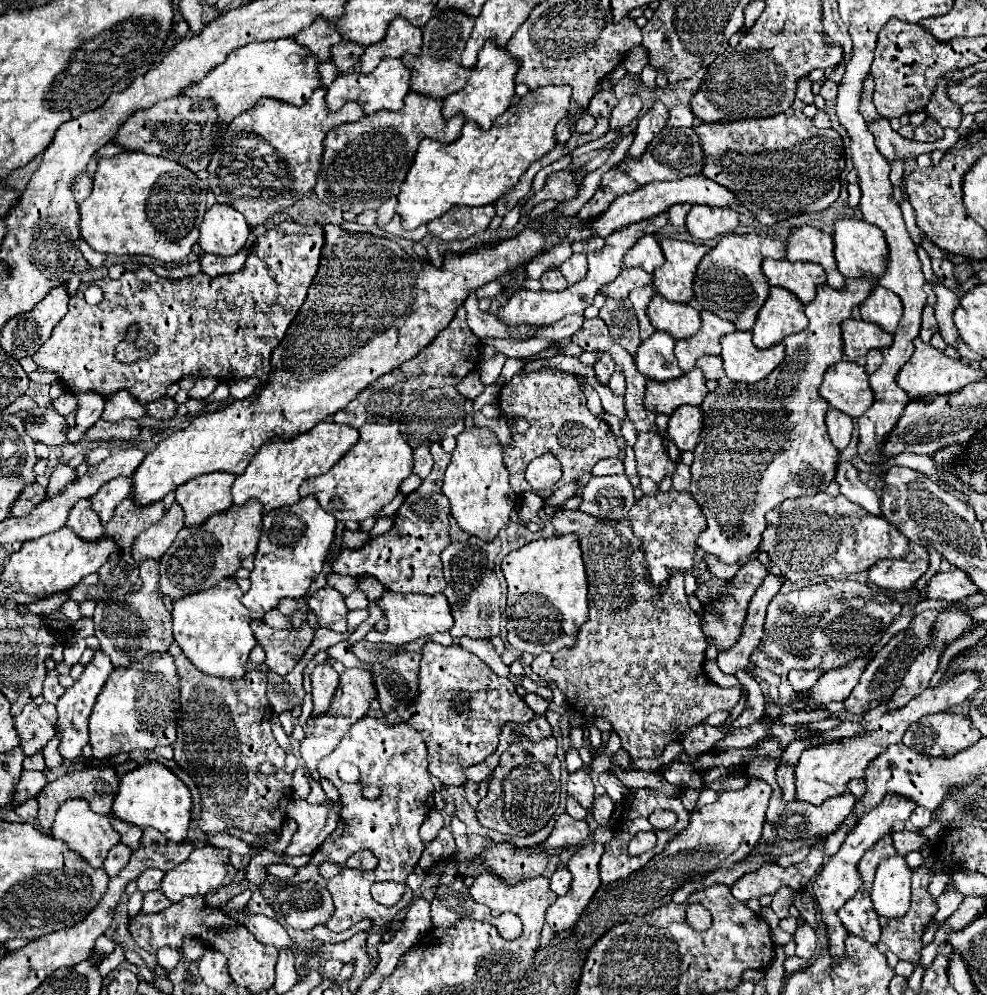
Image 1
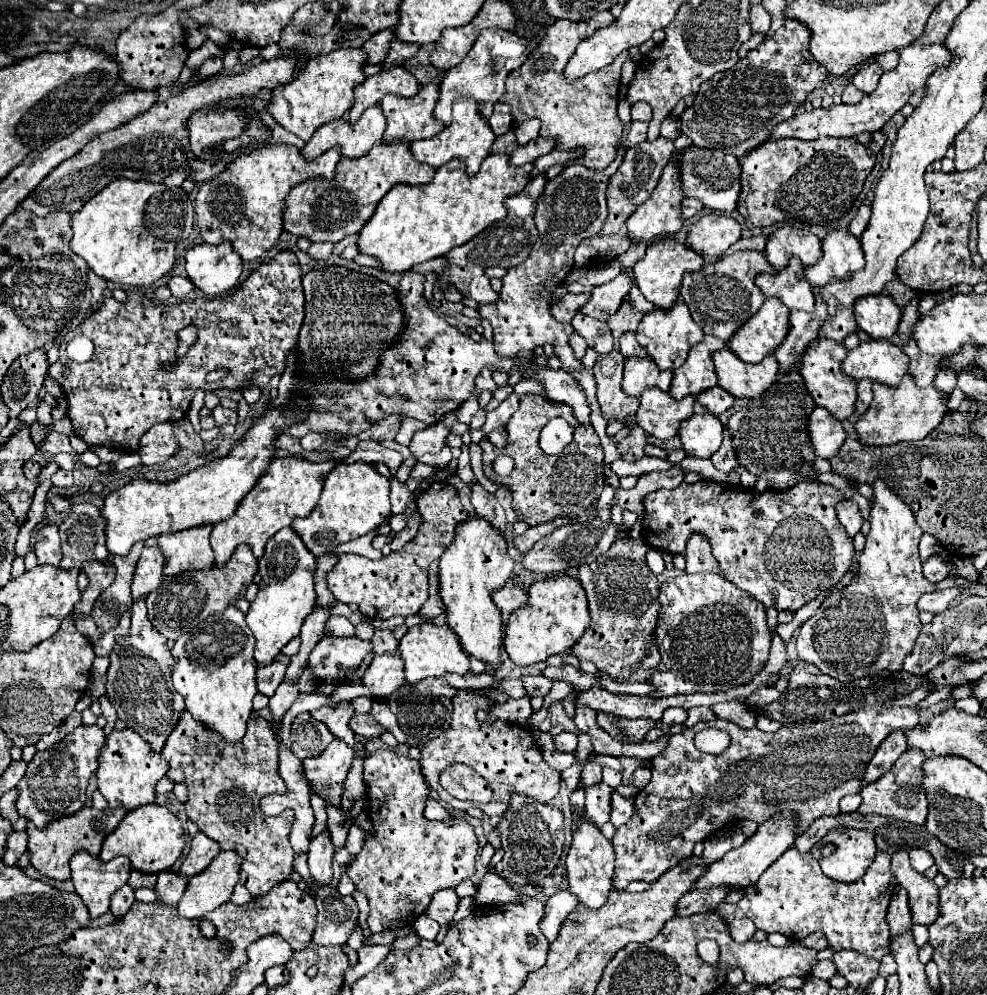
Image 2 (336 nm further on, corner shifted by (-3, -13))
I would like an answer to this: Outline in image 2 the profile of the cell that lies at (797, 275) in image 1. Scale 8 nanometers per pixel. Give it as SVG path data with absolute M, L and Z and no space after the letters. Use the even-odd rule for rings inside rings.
M794 256L788 266L774 272L762 272L756 276L756 286L764 292L764 296L778 298L790 310L814 310L814 292L812 286L804 278L804 266Z

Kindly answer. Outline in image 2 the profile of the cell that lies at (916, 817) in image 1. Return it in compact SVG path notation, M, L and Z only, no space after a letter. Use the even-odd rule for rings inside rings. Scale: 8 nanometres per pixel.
M914 848L912 852L910 852L910 864L912 864L912 868L916 870L916 872L924 872L924 870L928 870L932 864L934 864L934 858L930 856L930 852L926 852L926 850L922 850L922 848Z

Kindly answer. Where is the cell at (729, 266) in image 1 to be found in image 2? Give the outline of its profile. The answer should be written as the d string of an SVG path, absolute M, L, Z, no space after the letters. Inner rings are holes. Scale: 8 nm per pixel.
M752 250L734 252L732 256L722 256L718 262L708 264L698 272L686 272L680 286L680 296L688 304L692 318L704 324L704 334L718 336L726 342L762 306L764 296L760 288L754 284L754 278L760 272L770 272L770 270L772 266L768 264L762 252L752 252Z

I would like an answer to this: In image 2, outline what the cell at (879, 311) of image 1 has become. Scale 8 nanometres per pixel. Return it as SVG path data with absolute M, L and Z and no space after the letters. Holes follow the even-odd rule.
M886 292L858 298L854 302L854 314L860 330L864 330L872 338L886 340L898 332L902 316L898 304Z

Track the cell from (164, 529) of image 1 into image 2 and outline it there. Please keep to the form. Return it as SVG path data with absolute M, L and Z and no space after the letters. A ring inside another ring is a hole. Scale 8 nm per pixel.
M158 546L142 550L142 556L138 560L134 580L132 580L132 600L144 600L162 582L164 556L158 550L160 550Z

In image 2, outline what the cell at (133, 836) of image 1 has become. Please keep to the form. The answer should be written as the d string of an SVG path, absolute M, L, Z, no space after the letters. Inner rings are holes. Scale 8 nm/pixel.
M132 870L128 884L132 886L132 890L138 890L138 888L154 888L156 886L156 874L144 874L144 872Z

